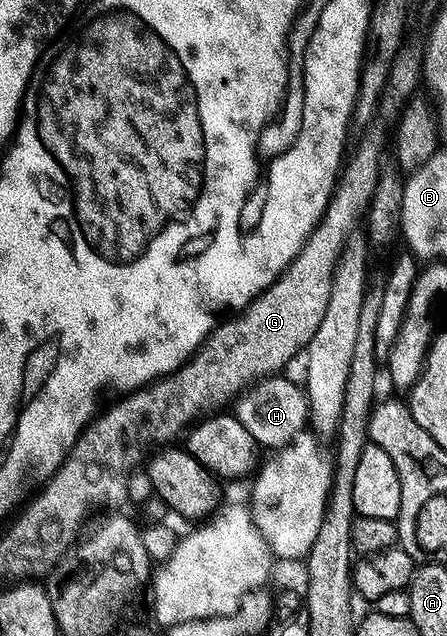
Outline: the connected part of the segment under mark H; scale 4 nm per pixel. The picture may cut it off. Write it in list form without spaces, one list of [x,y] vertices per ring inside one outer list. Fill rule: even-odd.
[[[273,375],[261,378],[250,385],[235,400],[235,417],[246,427],[258,446],[277,451],[289,444],[296,435],[305,430],[310,414],[308,398],[303,388],[285,375]]]

